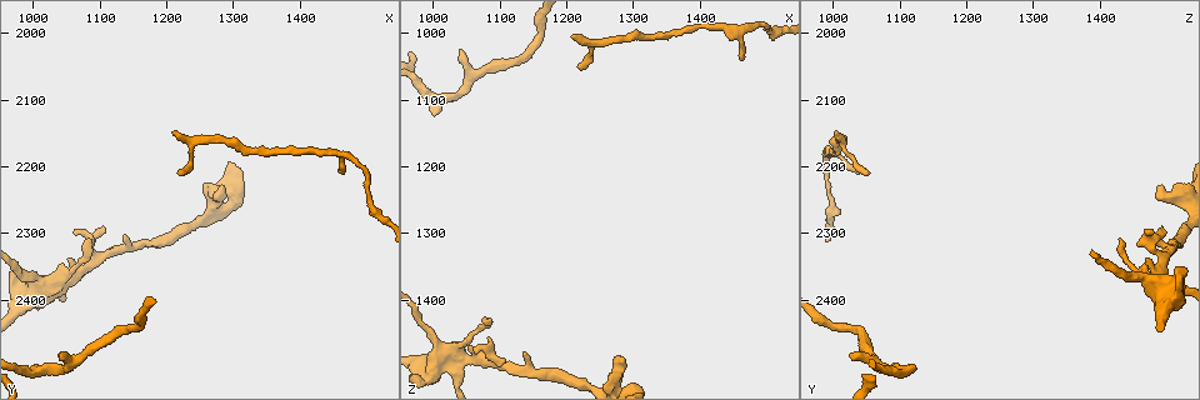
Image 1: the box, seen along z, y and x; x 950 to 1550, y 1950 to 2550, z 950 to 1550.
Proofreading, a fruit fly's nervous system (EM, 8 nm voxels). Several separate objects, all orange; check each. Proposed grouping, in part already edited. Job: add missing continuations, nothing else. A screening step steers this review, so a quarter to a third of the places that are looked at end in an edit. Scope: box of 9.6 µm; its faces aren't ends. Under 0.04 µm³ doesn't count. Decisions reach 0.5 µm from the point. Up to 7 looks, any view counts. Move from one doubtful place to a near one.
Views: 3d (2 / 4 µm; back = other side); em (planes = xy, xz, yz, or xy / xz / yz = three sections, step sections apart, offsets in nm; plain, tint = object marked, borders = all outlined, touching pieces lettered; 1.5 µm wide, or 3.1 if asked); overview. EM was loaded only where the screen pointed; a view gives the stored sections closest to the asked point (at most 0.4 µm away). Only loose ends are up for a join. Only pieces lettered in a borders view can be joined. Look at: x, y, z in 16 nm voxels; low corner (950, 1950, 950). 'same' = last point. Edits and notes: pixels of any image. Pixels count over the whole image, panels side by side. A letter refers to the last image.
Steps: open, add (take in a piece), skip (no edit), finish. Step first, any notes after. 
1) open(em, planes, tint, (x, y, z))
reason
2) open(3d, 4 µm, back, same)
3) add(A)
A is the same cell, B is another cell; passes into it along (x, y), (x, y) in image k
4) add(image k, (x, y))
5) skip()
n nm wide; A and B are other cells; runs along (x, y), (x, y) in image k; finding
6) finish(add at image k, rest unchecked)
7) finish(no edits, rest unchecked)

open(em, planes, borders, (1210, 2150, 1010))
branch stops here

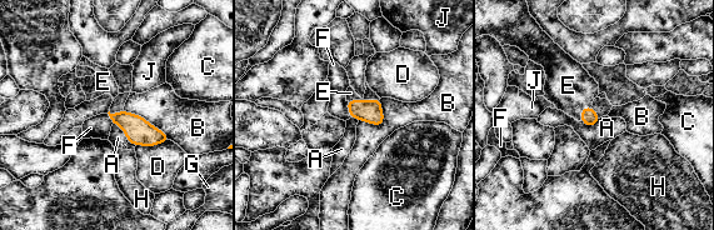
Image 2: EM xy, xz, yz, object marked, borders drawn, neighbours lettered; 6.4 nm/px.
add(E)
100 nm wide; B touches over 360 nm; E is the same cell, A, B, C, D, F, G, H and J are other cells; the neuron continues

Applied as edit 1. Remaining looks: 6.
open(em, xz, step 8, borders, (1465, 2210, 1040))
tapers out

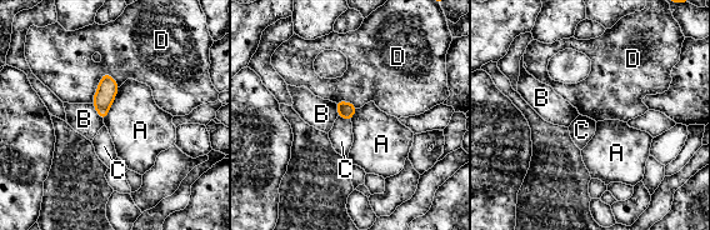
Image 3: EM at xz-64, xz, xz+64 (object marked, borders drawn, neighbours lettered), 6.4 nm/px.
open(em, planes, borders, same)

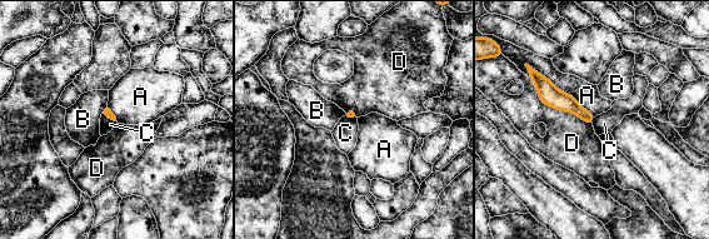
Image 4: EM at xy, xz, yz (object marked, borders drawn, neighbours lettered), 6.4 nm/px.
skip()
A touches over 550 nm; A, B, C and D are other cells; no lettered piece goes on from it

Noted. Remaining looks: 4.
open(em, planes, borders, (1040, 2480, 1025))
free end

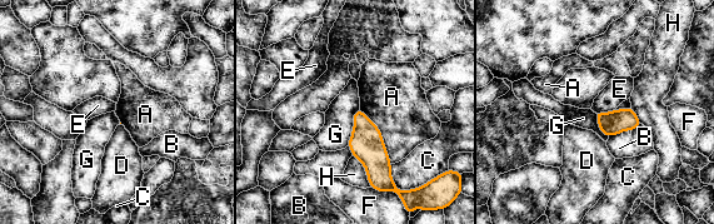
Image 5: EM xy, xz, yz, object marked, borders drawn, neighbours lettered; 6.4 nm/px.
skip()
A, B, C, D, E, F, G and H are other cells; border along (614, 109), (595, 113) in image 5; no lettered piece goes on from it

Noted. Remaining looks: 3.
finish(add at image 2, rest unchecked)

